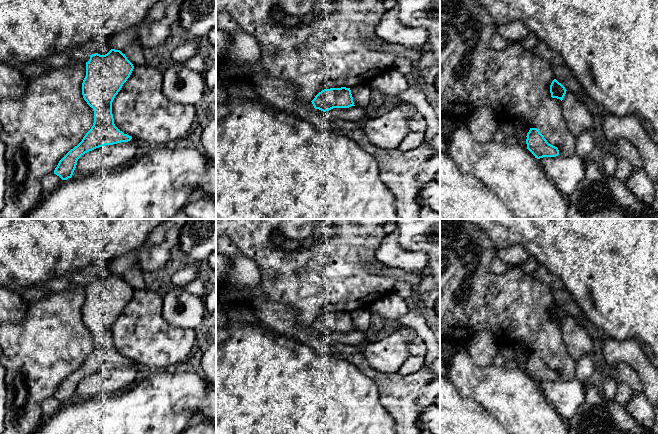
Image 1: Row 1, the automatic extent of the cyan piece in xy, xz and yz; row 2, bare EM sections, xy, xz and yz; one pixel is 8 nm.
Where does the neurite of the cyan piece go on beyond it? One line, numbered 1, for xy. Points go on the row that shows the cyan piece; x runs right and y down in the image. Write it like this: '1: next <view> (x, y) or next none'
1: next none

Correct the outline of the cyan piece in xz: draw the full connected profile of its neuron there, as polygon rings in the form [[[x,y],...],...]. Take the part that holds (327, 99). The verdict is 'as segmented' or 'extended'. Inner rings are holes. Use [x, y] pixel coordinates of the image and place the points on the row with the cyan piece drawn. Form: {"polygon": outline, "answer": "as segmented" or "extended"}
{"polygon": [[[330,88],[319,92],[311,101],[315,109],[323,112],[333,108],[349,108],[355,106],[350,88]]], "answer": "as segmented"}

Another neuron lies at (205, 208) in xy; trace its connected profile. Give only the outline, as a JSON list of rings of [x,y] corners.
[[[207,197],[187,203],[182,212],[192,219],[216,219],[216,203]]]

